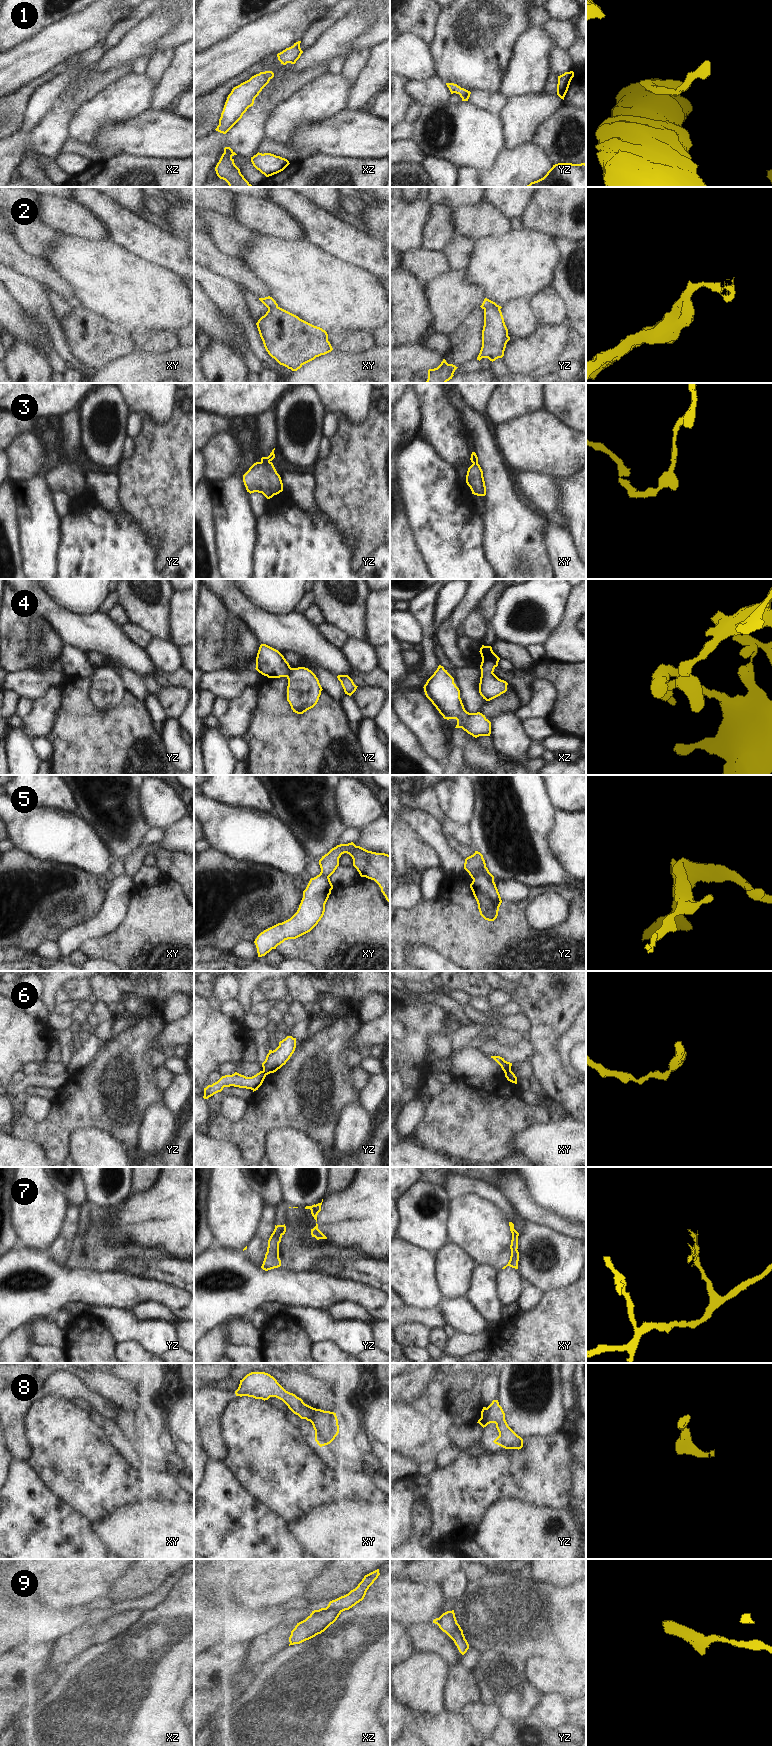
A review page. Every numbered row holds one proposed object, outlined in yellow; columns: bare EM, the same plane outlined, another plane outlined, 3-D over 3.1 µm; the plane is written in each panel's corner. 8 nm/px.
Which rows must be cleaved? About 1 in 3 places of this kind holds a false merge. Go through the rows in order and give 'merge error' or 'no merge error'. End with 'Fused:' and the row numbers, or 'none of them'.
1: no merge error
2: merge error
3: no merge error
4: no merge error
5: merge error
6: merge error
7: no merge error
8: merge error
9: merge error
Fused: 2, 5, 6, 8, 9

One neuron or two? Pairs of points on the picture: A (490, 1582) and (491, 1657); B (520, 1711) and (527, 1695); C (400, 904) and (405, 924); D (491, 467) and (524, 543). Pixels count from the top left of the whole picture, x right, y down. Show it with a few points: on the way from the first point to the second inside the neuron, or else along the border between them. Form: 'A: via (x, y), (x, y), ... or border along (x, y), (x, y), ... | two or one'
A: border along (481, 1652), (492, 1649), (498, 1656), (508, 1659) | two
B: via (520, 1707), (523, 1699) | one
C: border along (421, 900), (413, 908), (400, 911) | two
D: via (499, 486), (511, 524) | one

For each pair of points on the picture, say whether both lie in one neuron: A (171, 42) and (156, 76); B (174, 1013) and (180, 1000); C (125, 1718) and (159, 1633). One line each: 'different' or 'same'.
A: different
B: same
C: same

